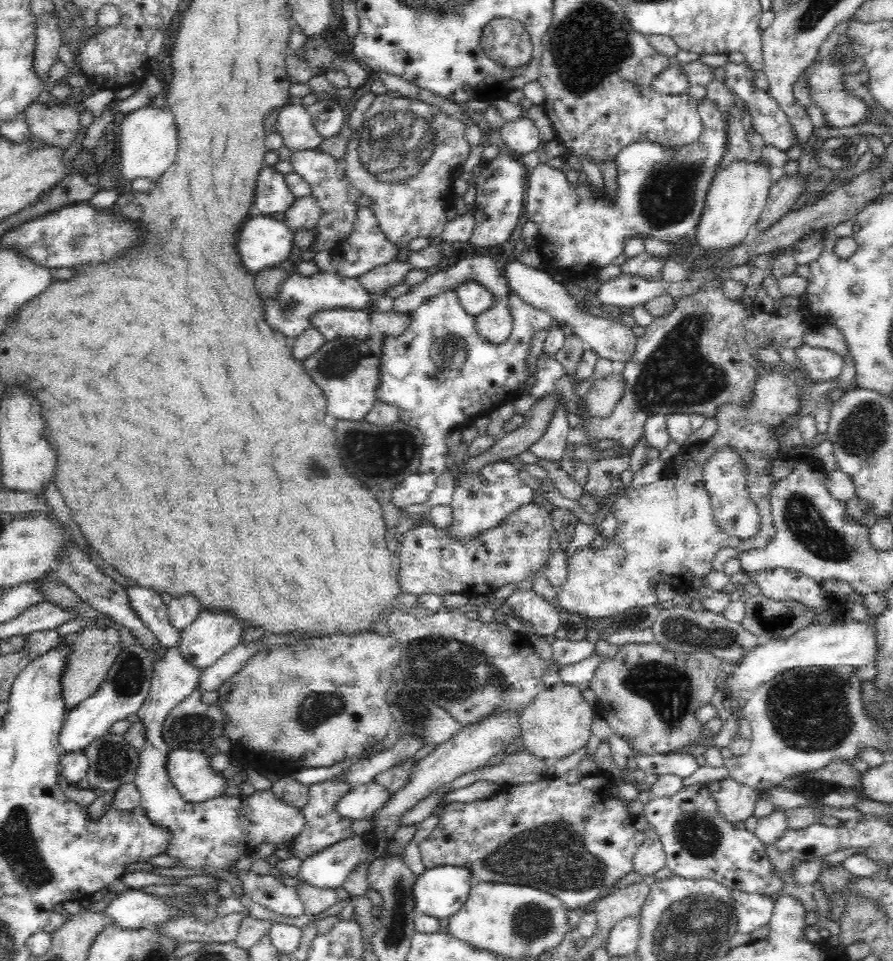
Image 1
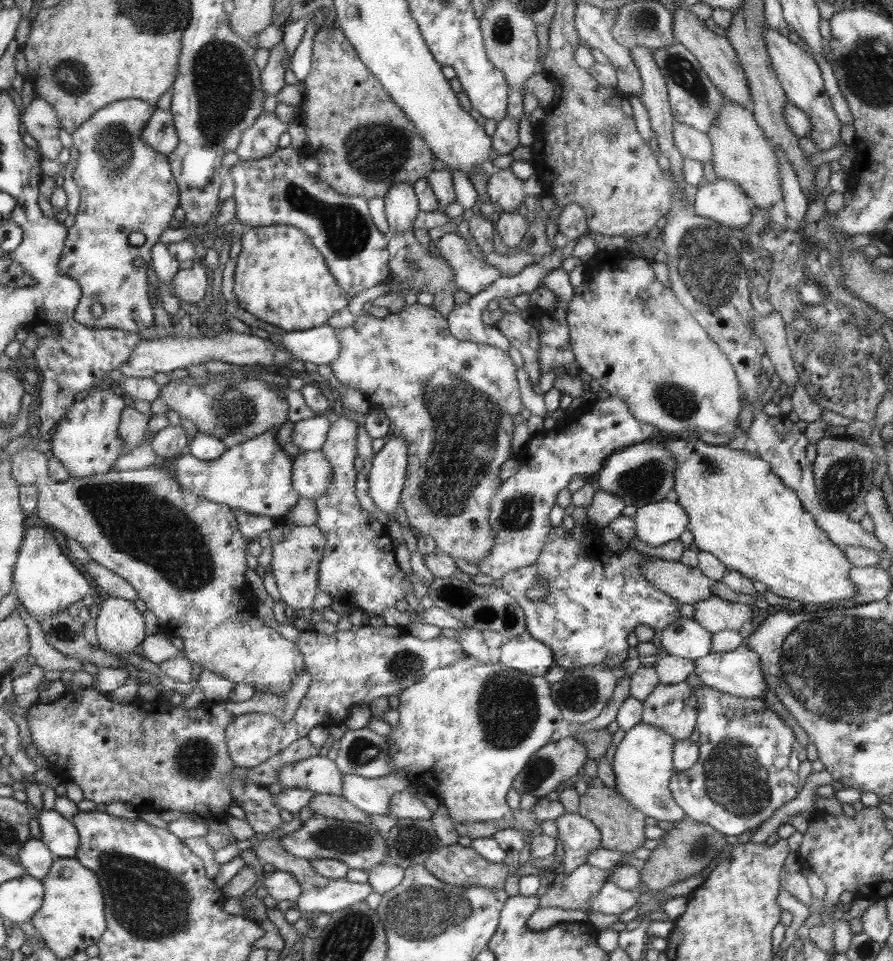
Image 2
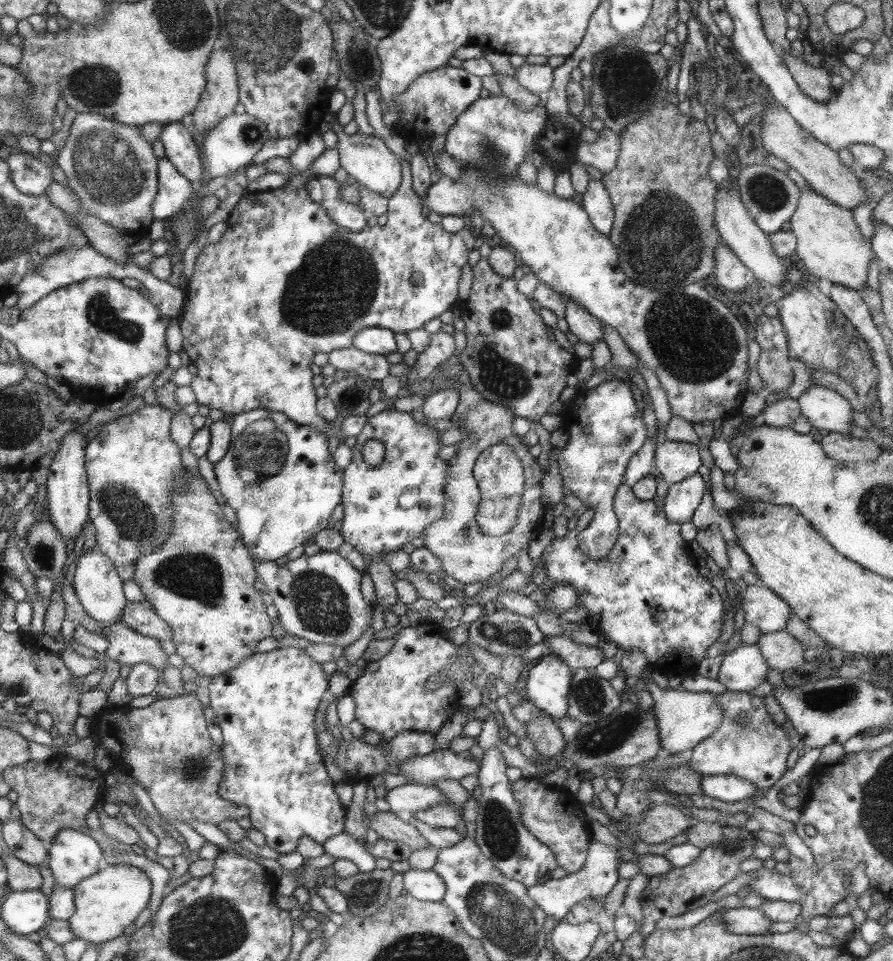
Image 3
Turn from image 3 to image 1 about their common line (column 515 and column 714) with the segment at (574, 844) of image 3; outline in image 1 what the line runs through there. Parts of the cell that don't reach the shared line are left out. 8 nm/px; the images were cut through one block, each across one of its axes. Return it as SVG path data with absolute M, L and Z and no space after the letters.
M732 777L712 781L708 785L718 805L718 813L730 823L745 821L754 816L756 802L762 798L759 789L739 783Z

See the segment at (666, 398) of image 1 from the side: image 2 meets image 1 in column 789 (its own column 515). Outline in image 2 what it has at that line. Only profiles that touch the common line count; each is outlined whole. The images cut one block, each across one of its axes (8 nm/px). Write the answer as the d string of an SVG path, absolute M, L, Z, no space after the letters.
M505 312L497 323L497 329L510 340L516 350L521 352L524 359L523 368L531 382L539 384L542 374L539 362L541 339L536 328L528 324L518 313Z

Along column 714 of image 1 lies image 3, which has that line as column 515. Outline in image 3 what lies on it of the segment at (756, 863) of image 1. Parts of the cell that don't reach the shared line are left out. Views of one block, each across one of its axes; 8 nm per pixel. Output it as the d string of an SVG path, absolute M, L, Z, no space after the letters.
M498 747L484 749L477 772L482 795L478 801L474 840L482 848L483 854L503 872L504 876L531 888L551 880L552 871L558 868L558 862L550 848L539 842L522 824L520 807L514 800L511 781L506 777L506 768L508 765Z

